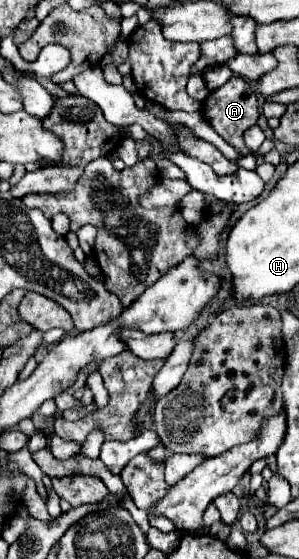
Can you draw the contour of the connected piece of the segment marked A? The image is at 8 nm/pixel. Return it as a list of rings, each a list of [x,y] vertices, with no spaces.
[[[232,76],[222,88],[214,90],[204,102],[202,102],[202,110],[204,110],[204,118],[208,120],[208,124],[236,150],[240,150],[242,154],[248,154],[242,134],[258,124],[258,100],[256,100],[256,92],[254,88],[242,80],[240,76]]]

